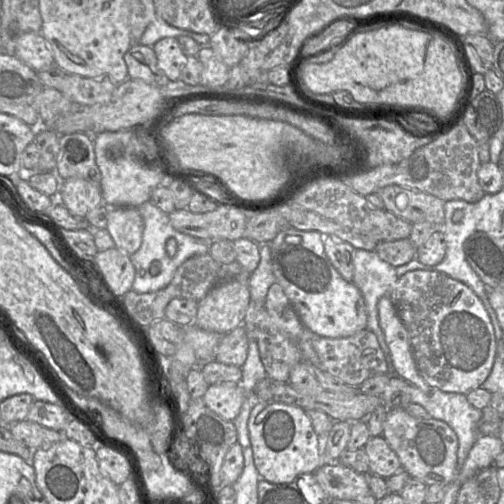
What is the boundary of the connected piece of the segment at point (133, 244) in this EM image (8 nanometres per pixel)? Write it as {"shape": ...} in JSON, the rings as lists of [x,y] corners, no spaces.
{"shape":[[[110,207],[106,229],[115,247],[128,255],[142,244],[144,221],[138,207]]]}

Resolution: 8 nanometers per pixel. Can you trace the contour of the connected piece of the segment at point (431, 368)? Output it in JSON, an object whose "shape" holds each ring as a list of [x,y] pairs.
{"shape":[[[411,270],[397,280],[390,293],[407,329],[416,368],[432,388],[468,394],[490,375],[497,356],[497,340],[490,316],[474,291],[437,271]]]}

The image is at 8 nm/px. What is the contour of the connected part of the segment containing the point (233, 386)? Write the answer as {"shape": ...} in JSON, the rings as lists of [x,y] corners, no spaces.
{"shape":[[[224,382],[209,385],[202,399],[221,418],[233,421],[240,413],[244,397],[240,383]]]}

